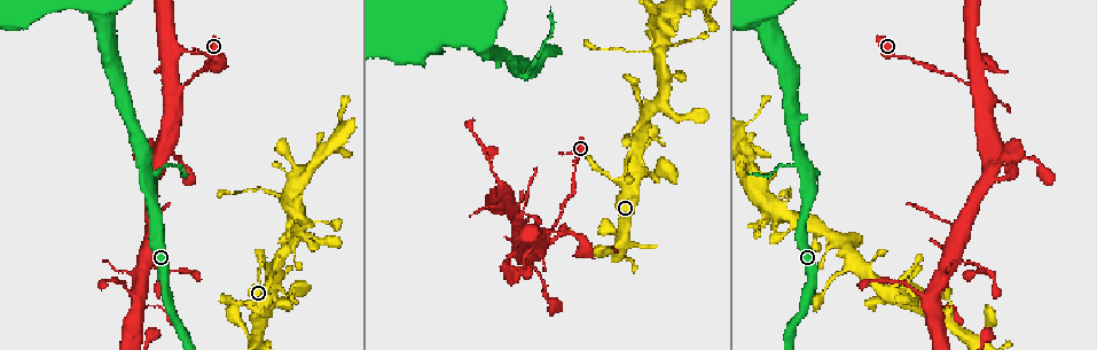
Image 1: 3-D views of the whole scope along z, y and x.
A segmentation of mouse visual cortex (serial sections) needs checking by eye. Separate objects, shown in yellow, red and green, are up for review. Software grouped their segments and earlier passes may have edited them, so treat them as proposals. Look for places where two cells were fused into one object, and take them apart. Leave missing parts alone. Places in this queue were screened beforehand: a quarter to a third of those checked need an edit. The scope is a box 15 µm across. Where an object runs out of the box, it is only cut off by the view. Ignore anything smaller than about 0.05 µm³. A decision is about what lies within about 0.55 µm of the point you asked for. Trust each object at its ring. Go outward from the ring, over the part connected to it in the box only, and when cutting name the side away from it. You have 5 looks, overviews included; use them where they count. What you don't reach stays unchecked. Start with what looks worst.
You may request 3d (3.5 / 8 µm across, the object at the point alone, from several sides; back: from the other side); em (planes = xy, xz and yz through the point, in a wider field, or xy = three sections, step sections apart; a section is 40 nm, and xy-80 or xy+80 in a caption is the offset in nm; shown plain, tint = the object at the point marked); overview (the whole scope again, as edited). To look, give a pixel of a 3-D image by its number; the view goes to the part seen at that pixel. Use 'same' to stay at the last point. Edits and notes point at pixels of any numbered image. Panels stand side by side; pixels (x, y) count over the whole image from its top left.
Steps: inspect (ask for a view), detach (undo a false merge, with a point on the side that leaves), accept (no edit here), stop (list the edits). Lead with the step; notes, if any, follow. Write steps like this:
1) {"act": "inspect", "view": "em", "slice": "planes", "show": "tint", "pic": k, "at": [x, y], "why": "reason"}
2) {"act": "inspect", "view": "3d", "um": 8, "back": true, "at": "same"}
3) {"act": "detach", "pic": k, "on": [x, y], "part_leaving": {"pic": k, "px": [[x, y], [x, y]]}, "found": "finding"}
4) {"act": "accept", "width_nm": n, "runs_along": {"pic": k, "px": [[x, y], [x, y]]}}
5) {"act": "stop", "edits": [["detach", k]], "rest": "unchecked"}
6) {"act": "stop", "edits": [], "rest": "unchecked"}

{"act": "inspect", "view": "3d", "um": 3.5, "pic": 1, "at": [147, 176], "why": "sharp bend"}

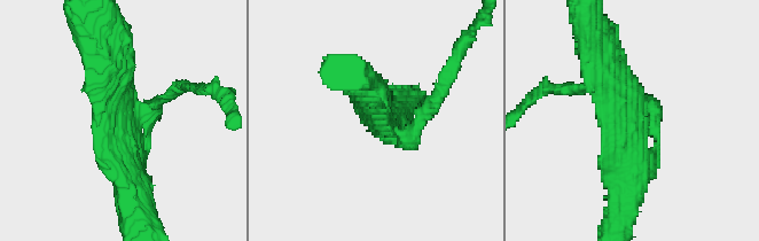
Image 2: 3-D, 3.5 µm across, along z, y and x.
{"act": "inspect", "view": "em", "slice": "planes", "show": "tint", "pic": 2, "at": [630, 122], "why": "now the EM"}

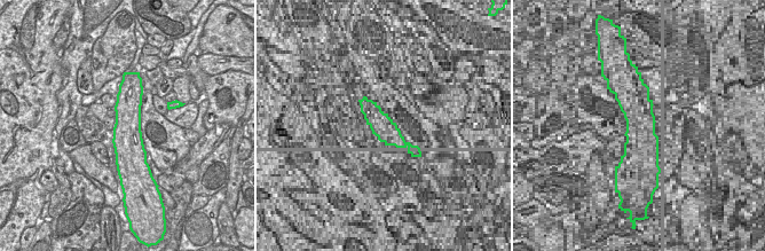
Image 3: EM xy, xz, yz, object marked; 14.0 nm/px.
{"act": "detach", "pic": 2, "on": [431, 110], "width_nm": 420, "part_leaving": {"pic": 2, "px": [[397, 134], [414, 131], [456, 61]]}, "found": "two cells meet here"}

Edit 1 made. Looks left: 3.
{"act": "inspect", "view": "3d", "um": 3.5, "pic": 1, "at": [664, 34], "why": "thick turns thin"}

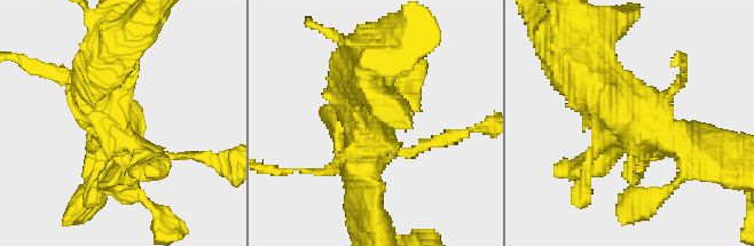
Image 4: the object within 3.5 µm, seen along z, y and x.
{"act": "inspect", "view": "em", "slice": "xy", "step": 5, "show": "tint", "pic": 4, "at": [631, 138], "why": "now the EM"}

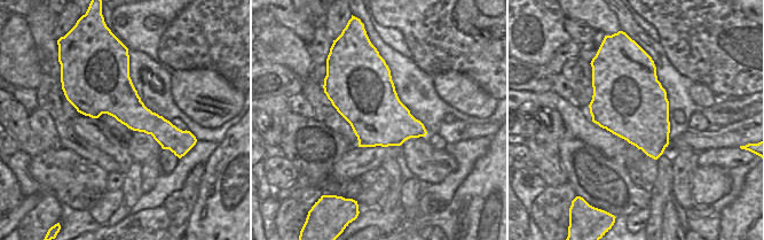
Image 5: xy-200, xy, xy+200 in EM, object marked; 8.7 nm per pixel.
{"act": "accept", "runs_along": {"pic": 4, "px": [[709, 151], [634, 122], [587, 78]]}, "found": "all the same cell"}

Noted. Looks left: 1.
{"act": "stop", "edits": [["detach", 2]], "rest": "unchecked"}

